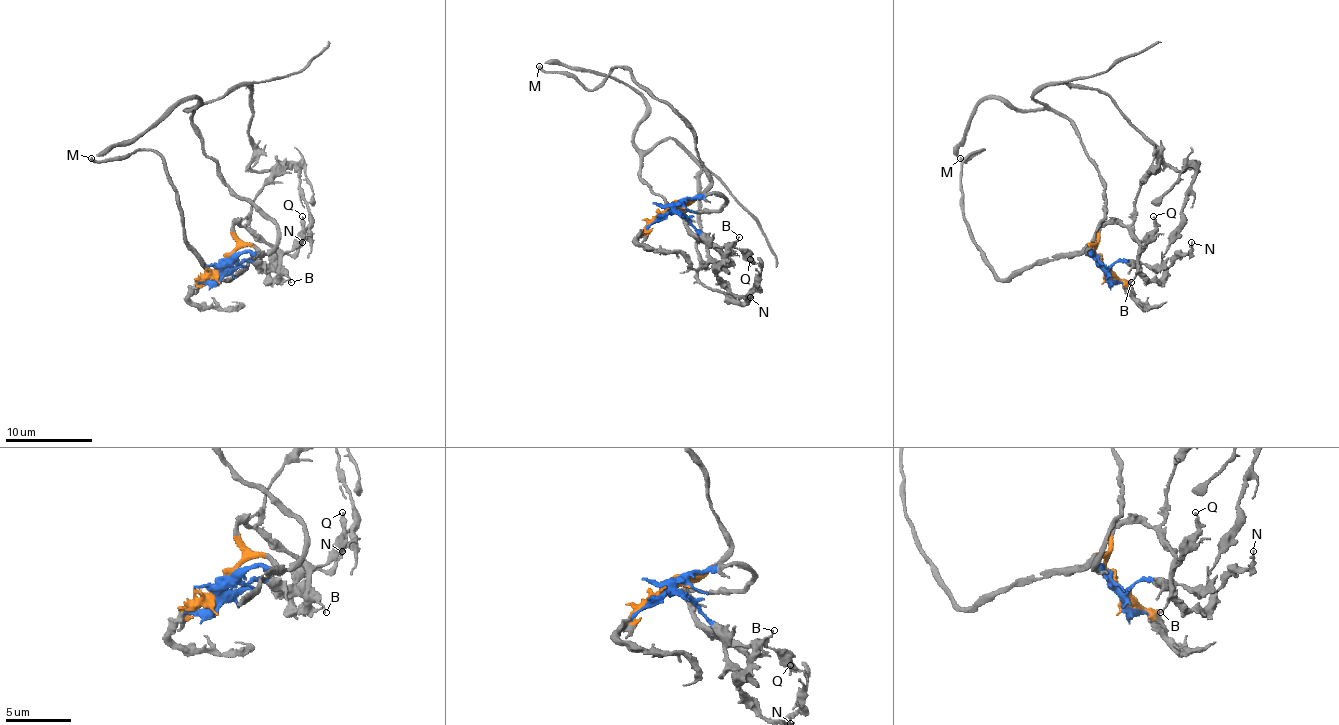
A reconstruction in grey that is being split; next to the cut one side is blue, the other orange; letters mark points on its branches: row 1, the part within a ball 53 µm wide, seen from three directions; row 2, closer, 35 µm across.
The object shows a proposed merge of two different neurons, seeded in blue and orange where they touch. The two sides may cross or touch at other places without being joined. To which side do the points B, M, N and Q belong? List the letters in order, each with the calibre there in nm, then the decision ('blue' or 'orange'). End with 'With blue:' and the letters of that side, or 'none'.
B: 120 nm | orange
M: 240 nm | orange
N: 160 nm | orange
Q: 240 nm | orange
With blue: none

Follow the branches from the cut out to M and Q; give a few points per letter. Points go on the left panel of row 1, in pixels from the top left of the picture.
M: (222, 265), (240, 248), (261, 252), (222, 278), (186, 239), (166, 164), (153, 151), (110, 161), (90, 157)
Q: (222, 265), (235, 246), (235, 224), (242, 224), (270, 244), (289, 250), (302, 228), (302, 215)

